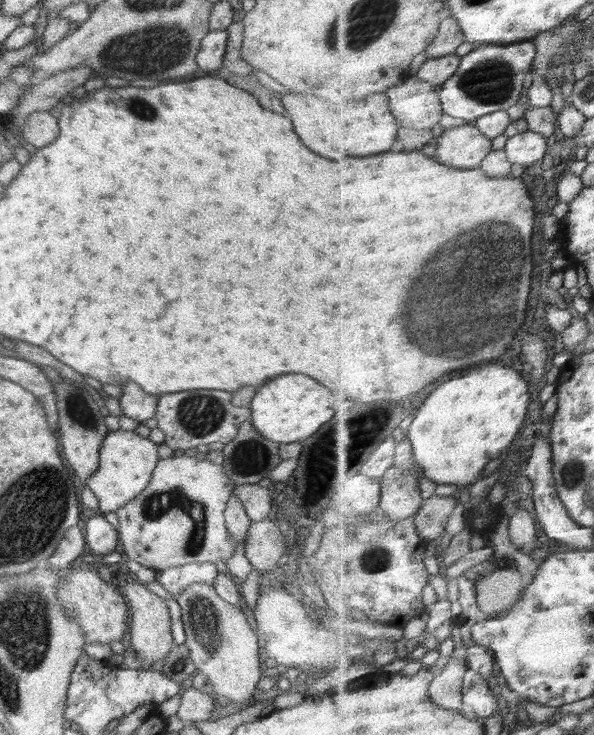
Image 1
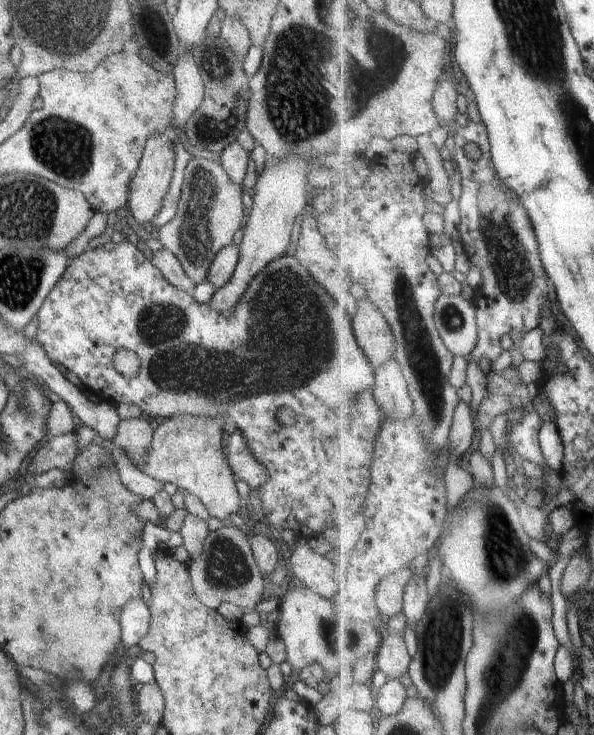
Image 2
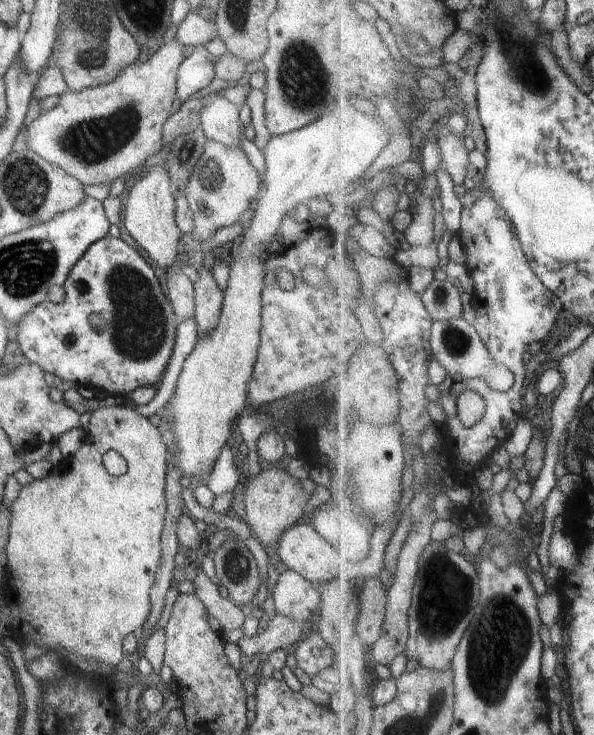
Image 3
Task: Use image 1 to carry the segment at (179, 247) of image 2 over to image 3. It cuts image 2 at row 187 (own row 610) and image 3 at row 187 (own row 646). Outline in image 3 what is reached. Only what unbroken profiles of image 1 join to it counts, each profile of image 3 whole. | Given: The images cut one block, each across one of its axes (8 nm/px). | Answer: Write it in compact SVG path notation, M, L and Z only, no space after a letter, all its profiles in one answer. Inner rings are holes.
M208 139L196 166L191 170L184 192L194 221L194 228L188 238L184 237L188 248L201 248L201 242L210 238L219 228L239 222L240 216L250 208L250 202L262 189L261 179L241 146L226 146Z

